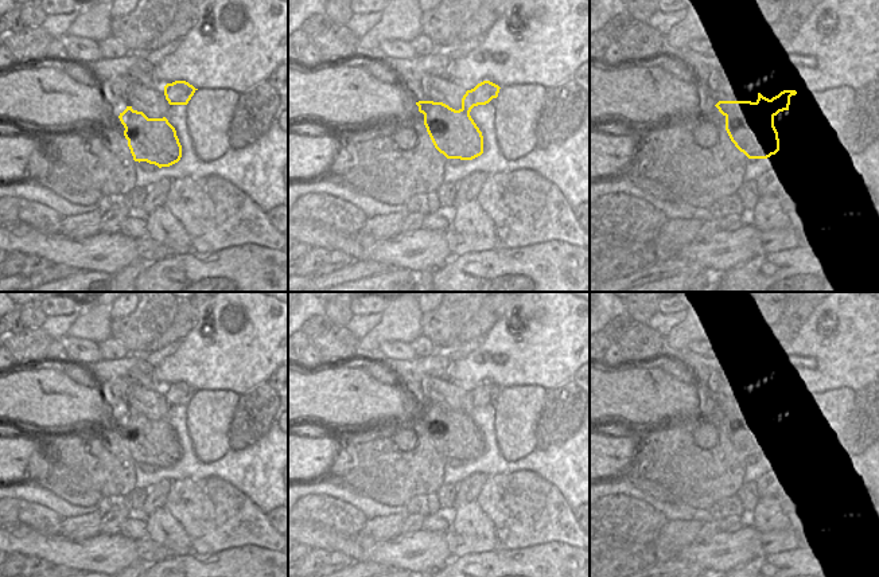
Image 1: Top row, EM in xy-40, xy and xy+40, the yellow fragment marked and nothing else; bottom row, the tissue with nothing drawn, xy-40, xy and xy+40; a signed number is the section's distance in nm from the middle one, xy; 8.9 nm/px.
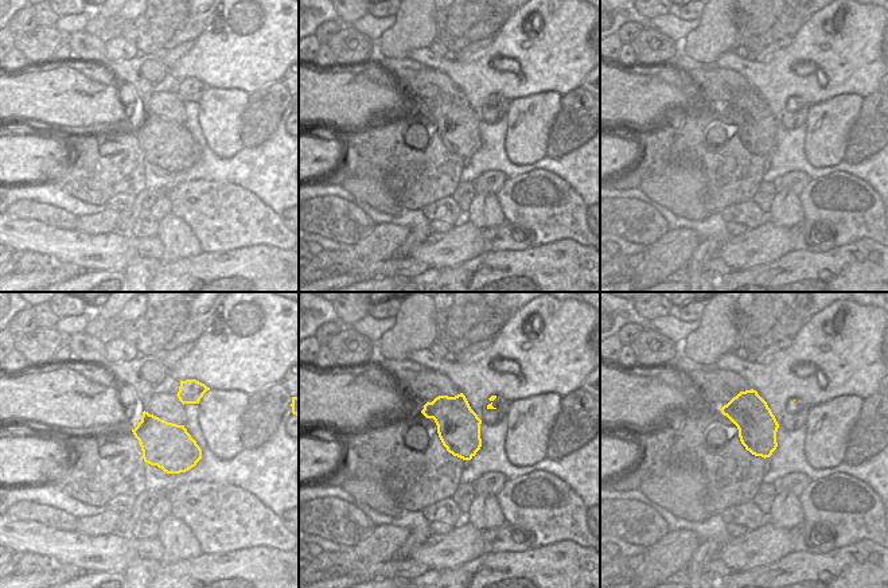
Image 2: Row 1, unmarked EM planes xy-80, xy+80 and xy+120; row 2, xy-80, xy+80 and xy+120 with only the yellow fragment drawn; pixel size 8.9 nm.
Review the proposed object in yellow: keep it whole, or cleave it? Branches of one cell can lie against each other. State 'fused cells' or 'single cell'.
fused cells

